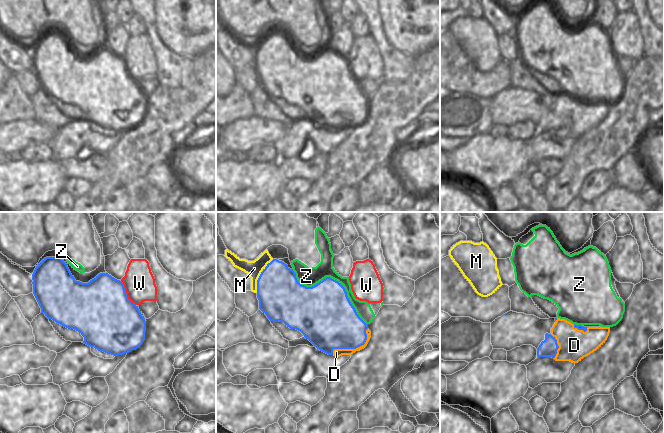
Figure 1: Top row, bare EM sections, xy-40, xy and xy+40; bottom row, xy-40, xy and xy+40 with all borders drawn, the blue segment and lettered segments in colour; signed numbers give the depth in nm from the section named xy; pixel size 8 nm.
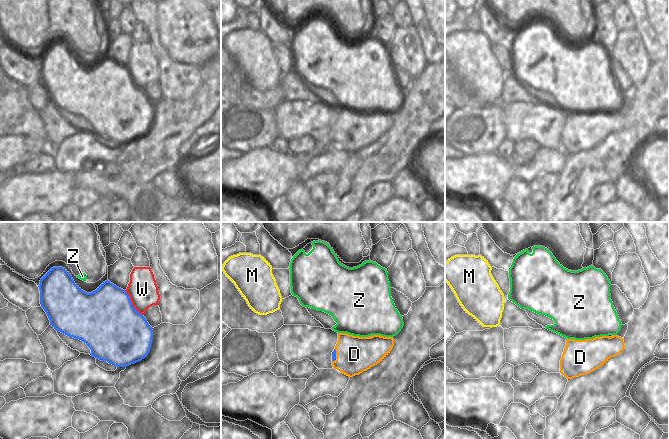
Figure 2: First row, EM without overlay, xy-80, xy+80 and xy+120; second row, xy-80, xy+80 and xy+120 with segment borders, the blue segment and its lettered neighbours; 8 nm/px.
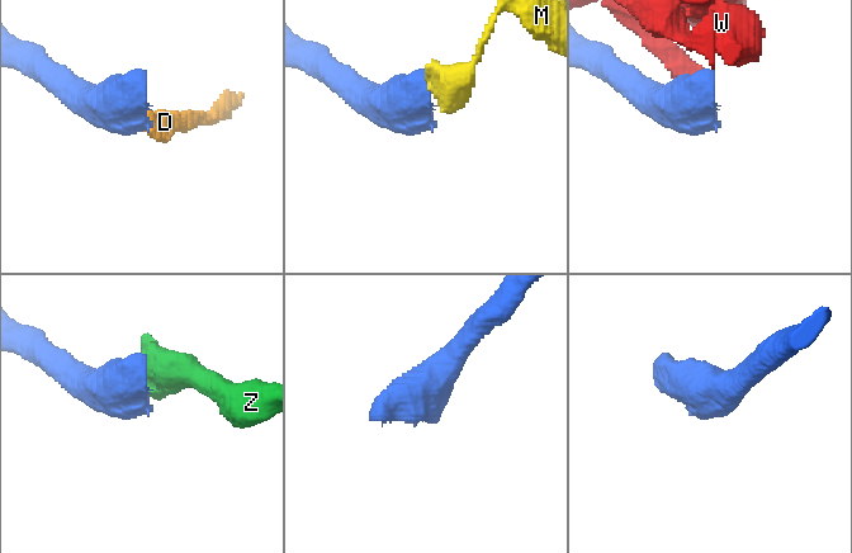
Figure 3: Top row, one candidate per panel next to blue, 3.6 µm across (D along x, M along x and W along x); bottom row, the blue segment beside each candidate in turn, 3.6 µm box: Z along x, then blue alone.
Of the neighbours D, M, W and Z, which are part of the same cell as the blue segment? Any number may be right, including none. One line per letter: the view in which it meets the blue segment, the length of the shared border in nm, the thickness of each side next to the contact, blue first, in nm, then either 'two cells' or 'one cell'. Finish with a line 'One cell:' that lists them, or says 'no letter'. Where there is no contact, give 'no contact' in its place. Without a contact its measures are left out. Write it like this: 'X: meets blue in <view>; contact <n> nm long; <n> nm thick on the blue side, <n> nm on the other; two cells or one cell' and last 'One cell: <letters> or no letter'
D: meets blue in xy; contact 360 nm long; 400 nm thick on the blue side, 60 nm on the other; two cells
M: meets blue in xy; contact 300 nm long; 380 nm thick on the blue side, 130 nm on the other; two cells
W: meets blue in xy-40; contact 240 nm long; 480 nm thick on the blue side, 260 nm on the other; two cells
Z: meets blue in xy; contact 750 nm long; 420 nm thick on the blue side, 150 nm on the other; one cell
One cell: Z

